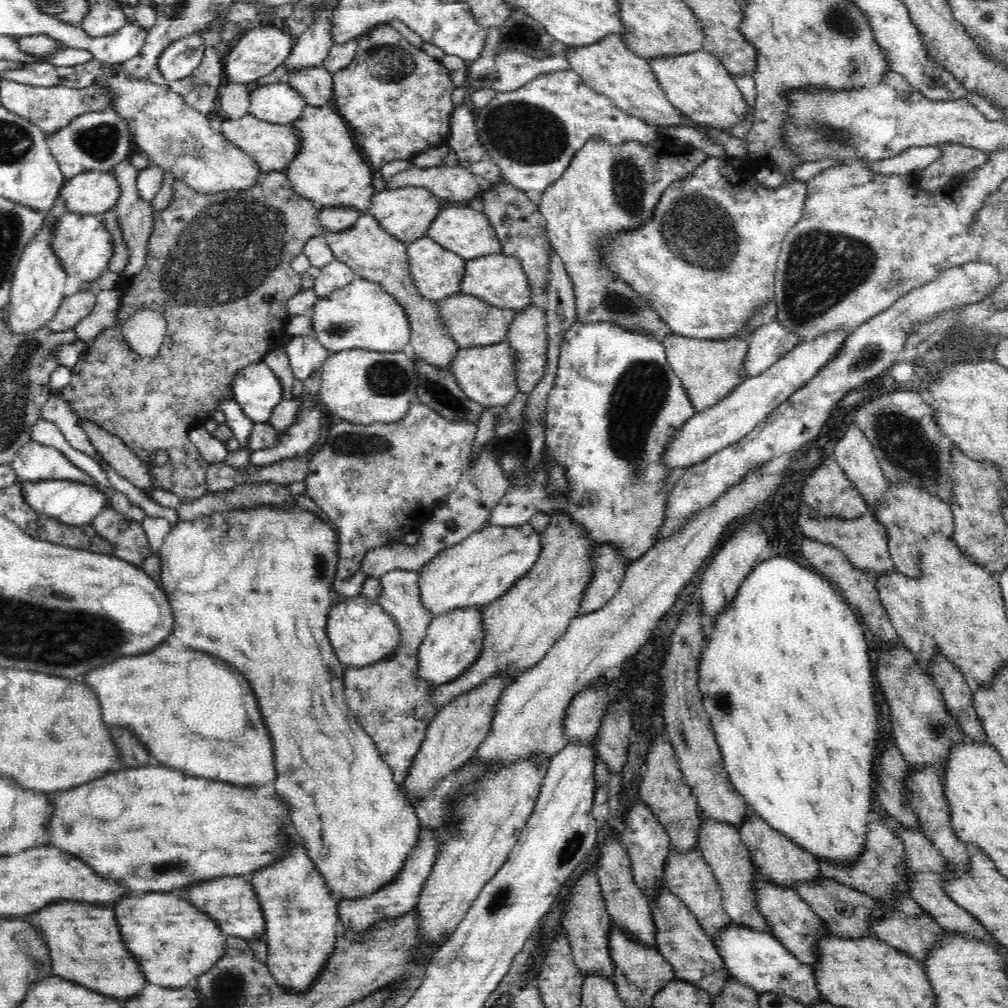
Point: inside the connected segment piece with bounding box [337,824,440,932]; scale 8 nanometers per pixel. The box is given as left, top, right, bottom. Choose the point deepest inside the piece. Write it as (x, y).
(395, 899)

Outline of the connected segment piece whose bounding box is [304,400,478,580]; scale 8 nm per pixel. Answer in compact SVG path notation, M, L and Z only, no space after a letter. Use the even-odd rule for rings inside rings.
M412 400L408 407L407 413L397 422L394 423L372 423L372 424L354 424L346 419L342 419L339 424L331 427L331 430L326 438L326 442L323 447L309 460L309 473L306 477L305 483L305 495L314 500L317 506L329 516L334 526L337 529L337 535L339 536L339 550L340 558L338 560L338 569L336 571L337 578L346 580L356 574L360 566L362 566L362 560L366 556L366 552L374 550L378 547L384 546L388 543L388 540L392 536L396 536L398 532L404 532L406 529L404 526L416 526L416 524L422 524L422 520L428 520L433 510L442 505L442 502L447 496L455 491L455 488L460 482L463 475L464 466L469 462L469 457L474 447L474 442L478 430L478 425L468 421L466 419L460 419L459 421L450 421L445 416L440 415L433 408L420 402L418 400Z

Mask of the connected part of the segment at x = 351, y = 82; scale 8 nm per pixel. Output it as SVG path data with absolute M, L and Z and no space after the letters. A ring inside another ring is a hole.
M389 23L372 28L356 41L354 60L333 74L331 106L349 126L355 143L371 168L379 170L393 160L410 161L422 151L445 145L450 137L451 117L455 110L452 93L456 87L441 61L406 41Z

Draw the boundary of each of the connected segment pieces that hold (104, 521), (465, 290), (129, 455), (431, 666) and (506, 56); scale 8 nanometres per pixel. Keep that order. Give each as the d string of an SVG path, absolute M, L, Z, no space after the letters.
M106 505L90 522L97 534L113 548L112 556L142 568L150 553L150 545L141 522L127 519Z
M501 252L465 260L461 294L475 296L498 308L523 309L531 304L531 290L522 263L517 258L504 256Z
M80 419L79 424L98 454L128 482L144 490L159 487L155 486L151 479L147 465L124 444L122 439L110 434L91 420Z
M482 607L458 608L430 621L417 654L416 672L422 680L432 685L446 684L464 674L465 670L476 662L483 641Z
M506 50L496 56L497 80L493 90L496 93L508 93L520 90L530 84L536 76L566 72L572 69L565 55L556 54L544 60L538 60L517 50Z

